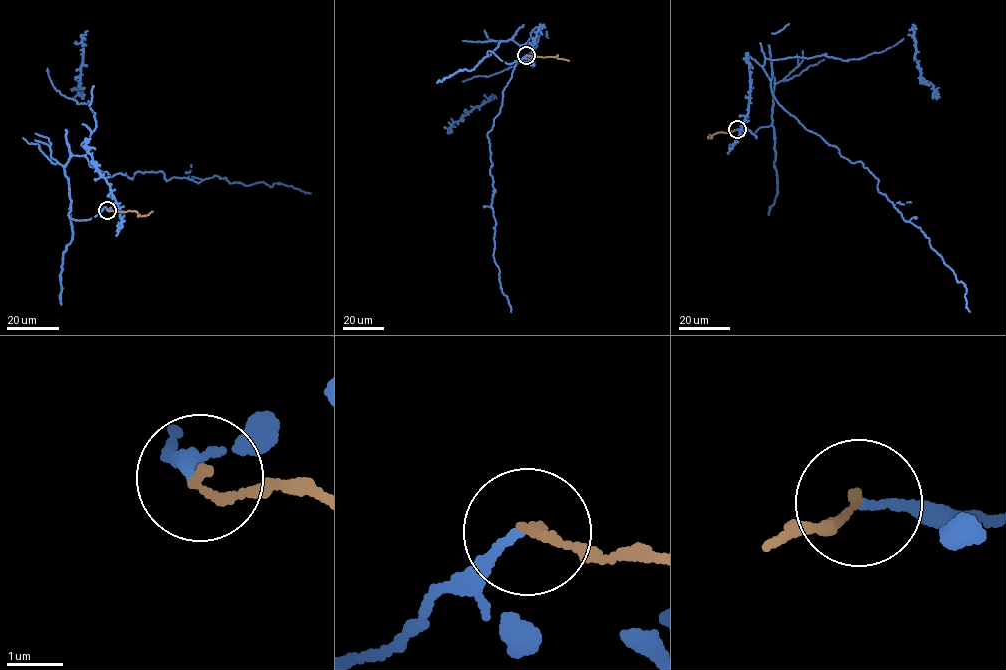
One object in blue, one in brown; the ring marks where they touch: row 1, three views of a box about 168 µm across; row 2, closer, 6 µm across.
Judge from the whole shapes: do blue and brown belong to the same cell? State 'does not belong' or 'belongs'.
belongs

